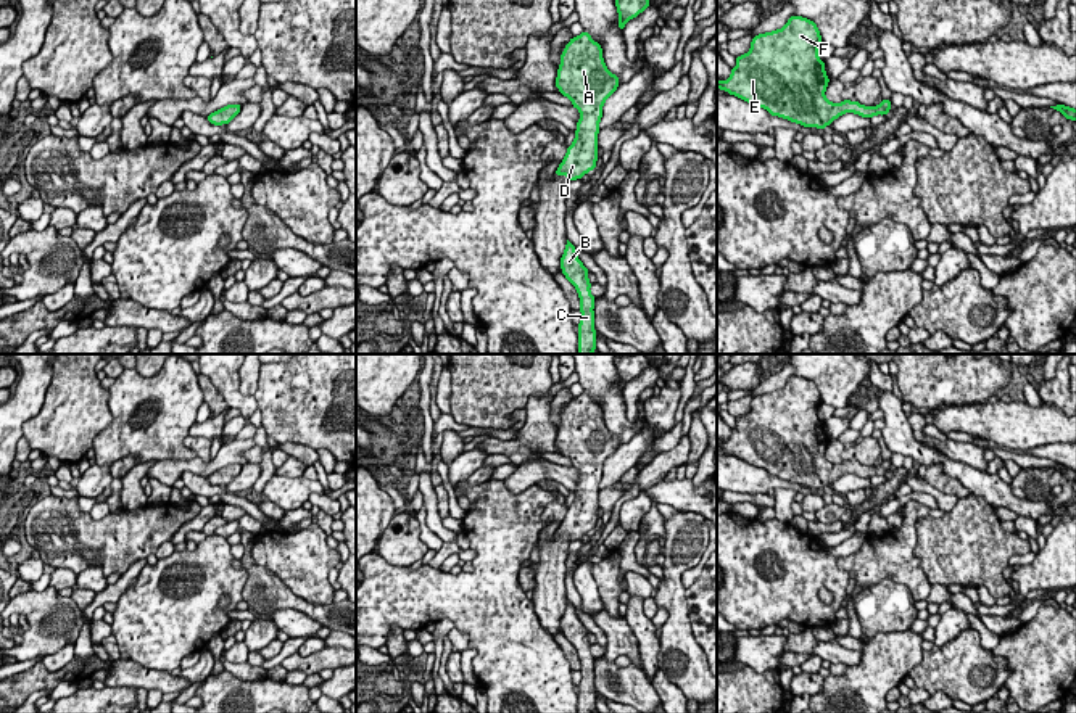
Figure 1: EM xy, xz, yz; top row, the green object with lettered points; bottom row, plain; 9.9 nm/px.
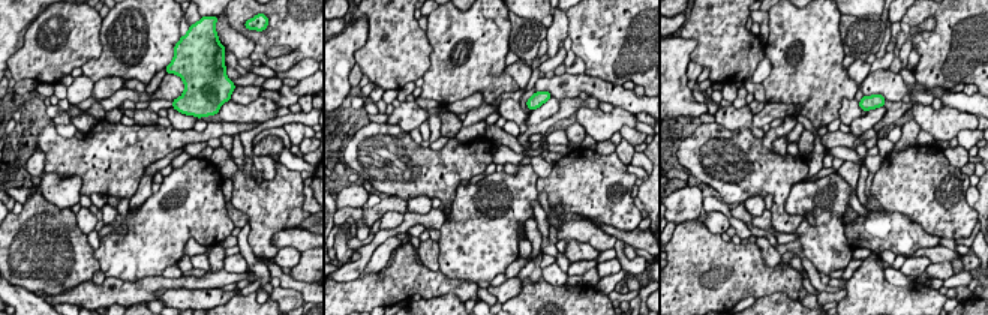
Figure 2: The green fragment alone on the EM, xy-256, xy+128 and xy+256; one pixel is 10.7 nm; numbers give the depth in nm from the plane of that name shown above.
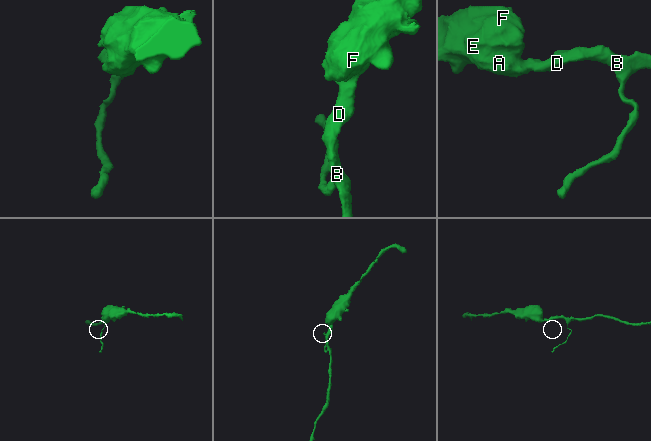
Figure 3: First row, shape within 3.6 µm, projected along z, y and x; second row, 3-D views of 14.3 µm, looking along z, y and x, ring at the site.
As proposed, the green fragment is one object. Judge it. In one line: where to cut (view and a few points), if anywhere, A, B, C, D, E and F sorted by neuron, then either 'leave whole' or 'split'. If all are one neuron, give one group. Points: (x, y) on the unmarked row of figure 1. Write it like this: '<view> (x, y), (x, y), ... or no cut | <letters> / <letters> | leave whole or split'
no cut | A B C D E F | leave whole

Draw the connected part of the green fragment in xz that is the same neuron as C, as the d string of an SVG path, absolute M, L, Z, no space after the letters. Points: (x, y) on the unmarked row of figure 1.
M569 600L561 618L561 629L580 658L581 681L578 684L578 713L593 713L596 710L594 657L590 652L591 642L588 641L588 629L578 620L575 607Z

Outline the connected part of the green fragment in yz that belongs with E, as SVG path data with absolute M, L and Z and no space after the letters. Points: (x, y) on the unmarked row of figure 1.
M791 377L784 388L752 398L751 410L736 418L736 427L726 441L717 441L717 449L736 455L744 462L765 468L772 476L780 476L804 488L825 489L844 473L855 473L862 478L889 475L891 460L878 467L863 467L859 462L842 460L839 465L825 457L830 438L825 433L825 422L818 418L821 396L817 385L802 377Z

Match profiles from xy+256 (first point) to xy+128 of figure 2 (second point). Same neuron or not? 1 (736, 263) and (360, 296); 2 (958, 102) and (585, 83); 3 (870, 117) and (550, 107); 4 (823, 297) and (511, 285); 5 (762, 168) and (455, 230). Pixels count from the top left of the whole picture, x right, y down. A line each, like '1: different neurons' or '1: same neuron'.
1: same neuron
2: same neuron
3: same neuron
4: same neuron
5: different neurons

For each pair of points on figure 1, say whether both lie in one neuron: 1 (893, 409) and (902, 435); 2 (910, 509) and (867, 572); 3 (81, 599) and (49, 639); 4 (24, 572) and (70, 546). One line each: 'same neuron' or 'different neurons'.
1: same neuron
2: same neuron
3: different neurons
4: different neurons

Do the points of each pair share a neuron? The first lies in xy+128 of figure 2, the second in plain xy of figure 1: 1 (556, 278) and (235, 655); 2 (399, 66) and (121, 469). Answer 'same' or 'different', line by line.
1: same
2: different

